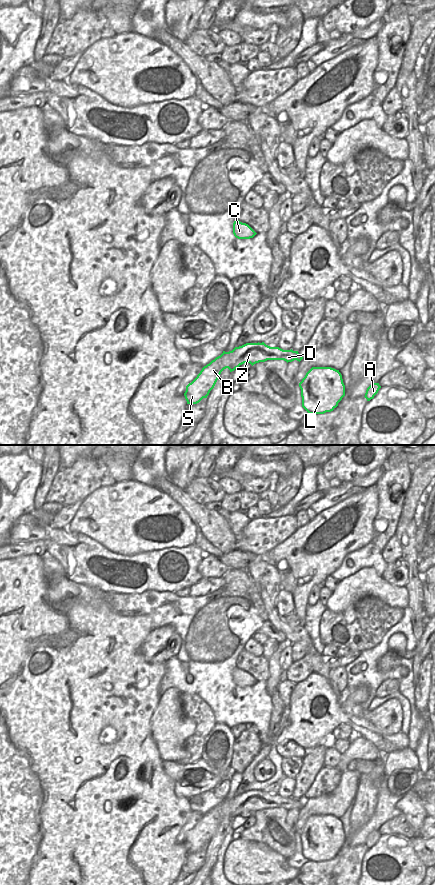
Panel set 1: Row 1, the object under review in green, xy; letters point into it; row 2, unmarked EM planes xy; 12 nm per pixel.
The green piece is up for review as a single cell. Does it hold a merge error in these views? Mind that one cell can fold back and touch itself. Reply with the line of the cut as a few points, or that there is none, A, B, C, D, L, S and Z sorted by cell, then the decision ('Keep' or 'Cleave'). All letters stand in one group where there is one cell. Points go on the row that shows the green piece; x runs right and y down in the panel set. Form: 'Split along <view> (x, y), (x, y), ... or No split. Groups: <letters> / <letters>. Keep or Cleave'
No split. Groups: A B C D L S Z. Keep.

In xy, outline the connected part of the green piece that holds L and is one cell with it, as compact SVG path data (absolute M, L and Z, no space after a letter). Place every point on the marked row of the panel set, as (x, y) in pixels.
M312 367L299 383L302 407L309 414L333 411L345 396L345 385L339 370Z

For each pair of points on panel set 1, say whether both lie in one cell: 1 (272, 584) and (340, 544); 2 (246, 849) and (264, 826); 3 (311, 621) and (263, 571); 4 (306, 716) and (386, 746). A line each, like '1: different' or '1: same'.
1: different
2: different
3: different
4: same

